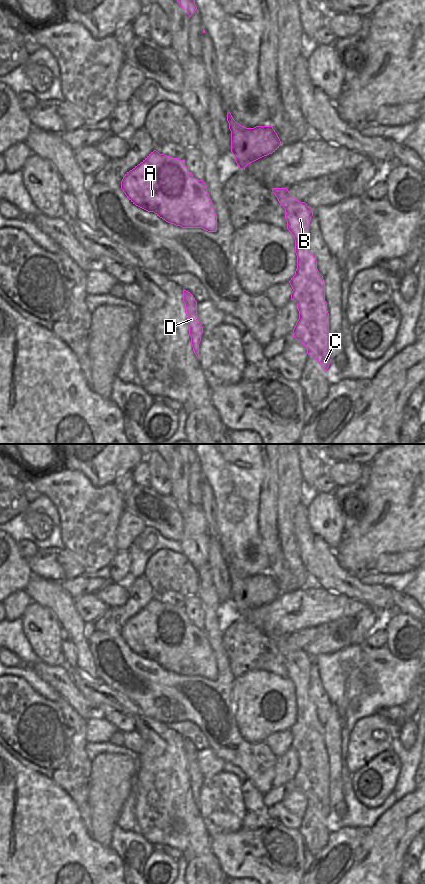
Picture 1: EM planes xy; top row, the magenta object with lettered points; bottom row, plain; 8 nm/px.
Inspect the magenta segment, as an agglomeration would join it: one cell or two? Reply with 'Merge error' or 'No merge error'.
Merge error.

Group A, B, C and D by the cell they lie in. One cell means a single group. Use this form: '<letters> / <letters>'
A D / B C

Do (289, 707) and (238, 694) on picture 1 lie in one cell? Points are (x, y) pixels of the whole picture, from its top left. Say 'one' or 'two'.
one

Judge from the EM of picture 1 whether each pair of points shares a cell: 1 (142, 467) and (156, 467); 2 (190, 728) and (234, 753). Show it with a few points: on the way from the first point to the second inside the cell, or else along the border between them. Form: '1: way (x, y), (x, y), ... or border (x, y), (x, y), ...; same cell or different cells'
1: border (142, 460), (148, 465), (149, 485); different cells
2: border (188, 721), (191, 721), (198, 727), (209, 747); different cells

